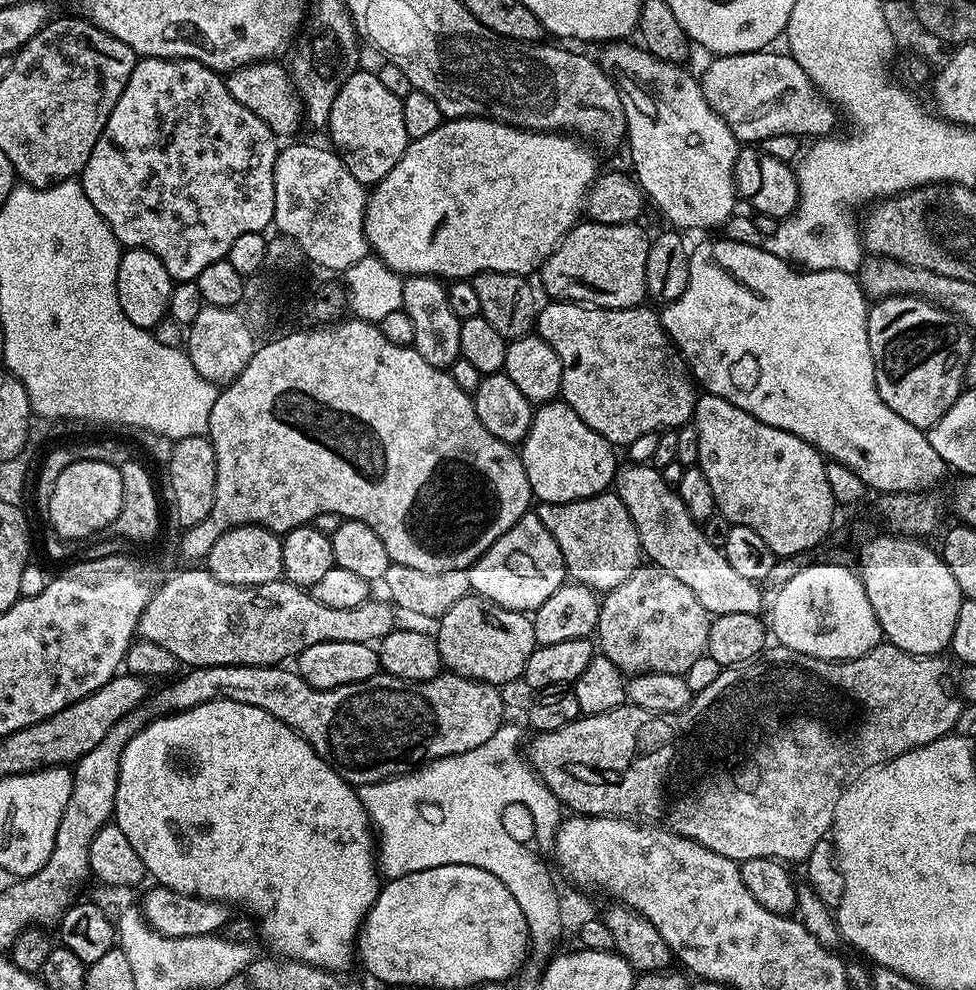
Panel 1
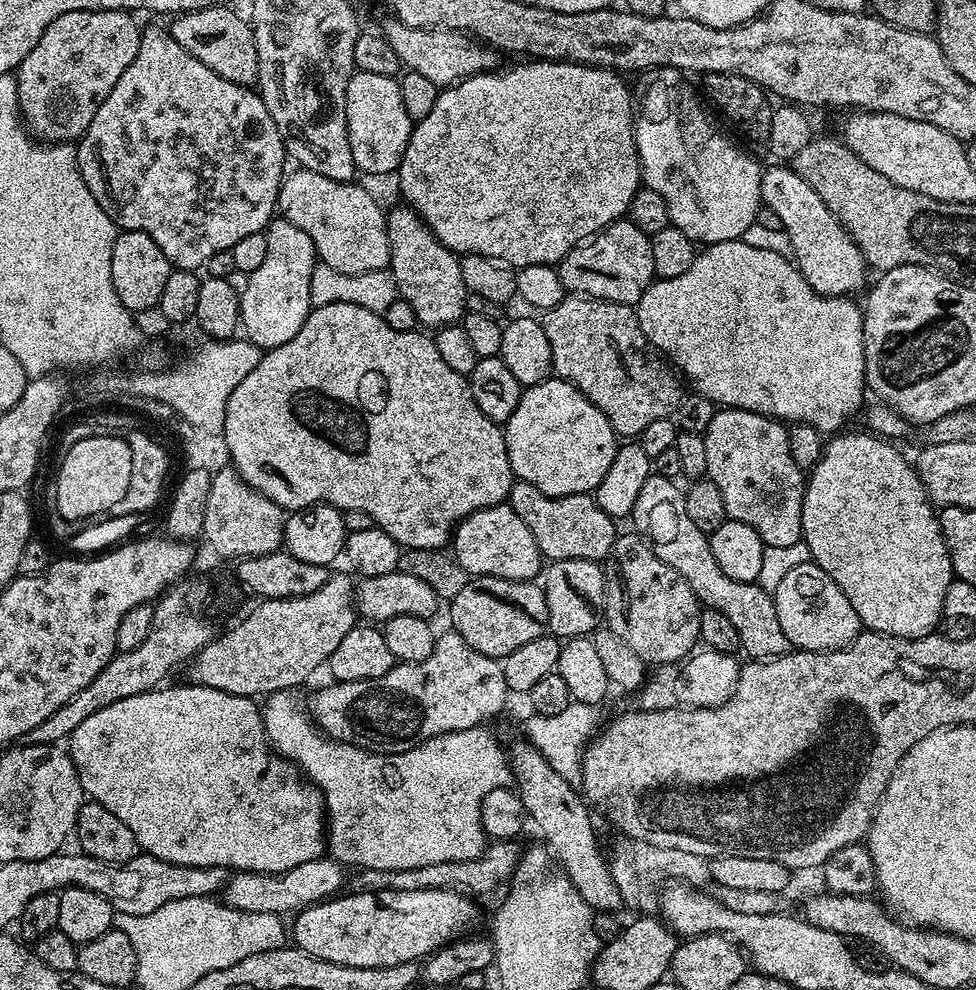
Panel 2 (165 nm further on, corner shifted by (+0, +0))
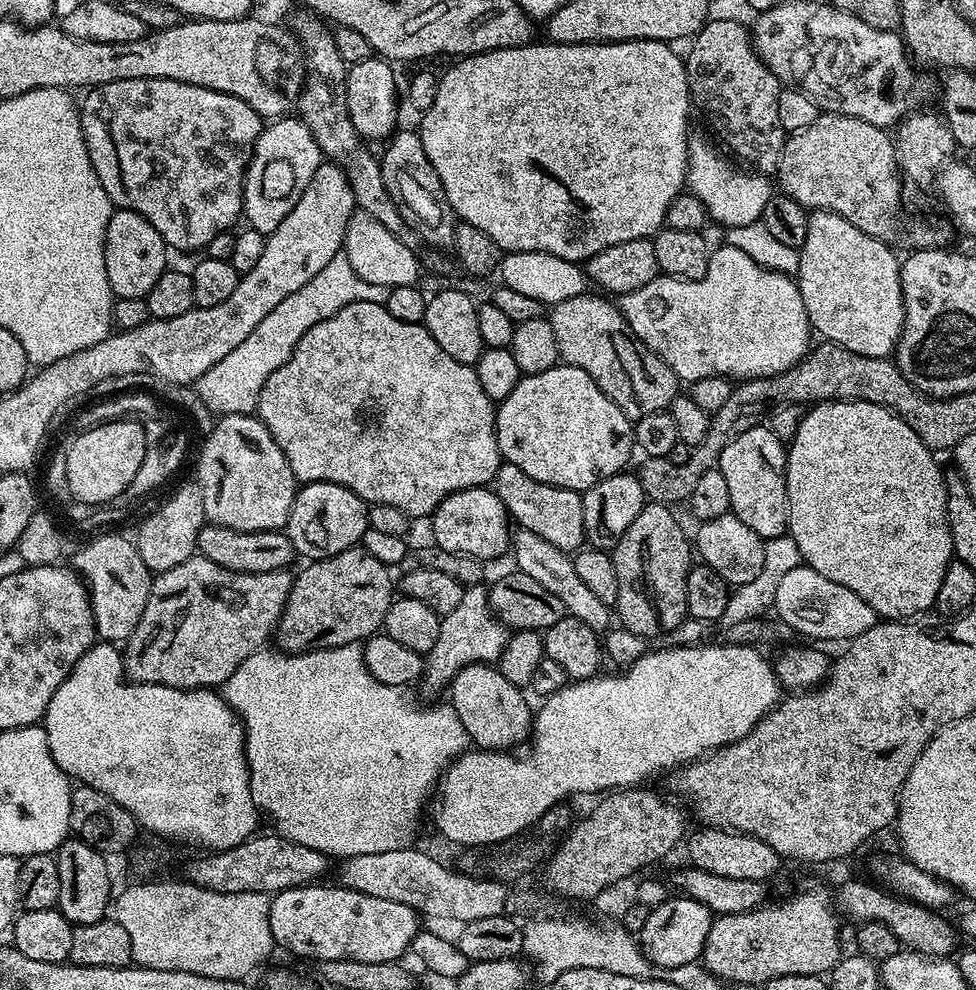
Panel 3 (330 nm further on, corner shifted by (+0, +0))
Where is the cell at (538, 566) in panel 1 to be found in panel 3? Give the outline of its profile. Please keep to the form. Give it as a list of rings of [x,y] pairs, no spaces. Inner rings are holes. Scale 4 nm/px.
[[[491,487],[467,488],[447,496],[430,517],[435,547],[441,552],[472,556],[476,560],[491,562],[509,551],[513,525],[506,506],[497,498]]]

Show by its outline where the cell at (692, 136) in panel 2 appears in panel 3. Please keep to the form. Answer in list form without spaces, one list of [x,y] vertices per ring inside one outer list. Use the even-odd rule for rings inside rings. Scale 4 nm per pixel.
[[[696,135],[689,139],[687,191],[702,198],[709,221],[717,220],[718,223],[724,224],[725,229],[748,226],[759,221],[762,210],[766,210],[766,202],[770,202],[770,198],[774,195],[773,181],[771,184],[768,181],[771,179],[767,175],[737,166],[711,139],[709,140],[703,140]]]

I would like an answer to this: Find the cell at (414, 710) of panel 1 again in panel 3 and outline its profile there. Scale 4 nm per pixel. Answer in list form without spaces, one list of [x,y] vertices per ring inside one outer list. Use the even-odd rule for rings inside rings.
[[[469,584],[462,594],[462,602],[450,610],[440,621],[438,642],[426,654],[422,673],[422,684],[428,688],[447,689],[458,672],[471,664],[492,664],[499,661],[506,646],[510,629],[497,616],[493,616],[488,605],[488,588],[484,584]]]

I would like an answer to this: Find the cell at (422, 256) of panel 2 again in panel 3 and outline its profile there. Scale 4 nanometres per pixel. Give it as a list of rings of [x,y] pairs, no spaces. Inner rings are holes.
[[[397,131],[383,148],[384,156],[379,157],[382,182],[386,190],[390,190],[390,198],[394,198],[404,221],[415,230],[417,241],[424,243],[425,240],[428,246],[436,250],[451,249],[456,239],[458,221],[452,214],[452,207],[444,199],[438,170],[434,170],[422,146],[419,131]]]

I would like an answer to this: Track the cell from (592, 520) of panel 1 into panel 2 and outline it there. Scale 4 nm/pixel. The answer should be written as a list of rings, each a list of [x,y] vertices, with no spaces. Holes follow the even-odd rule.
[[[513,479],[512,489],[508,495],[508,505],[526,522],[530,534],[534,534],[534,542],[538,542],[538,550],[545,561],[554,560],[594,560],[603,561],[612,555],[612,547],[618,535],[617,521],[598,506],[598,502],[588,494],[574,494],[573,496],[547,496],[538,490],[538,486],[530,486],[530,482]]]

